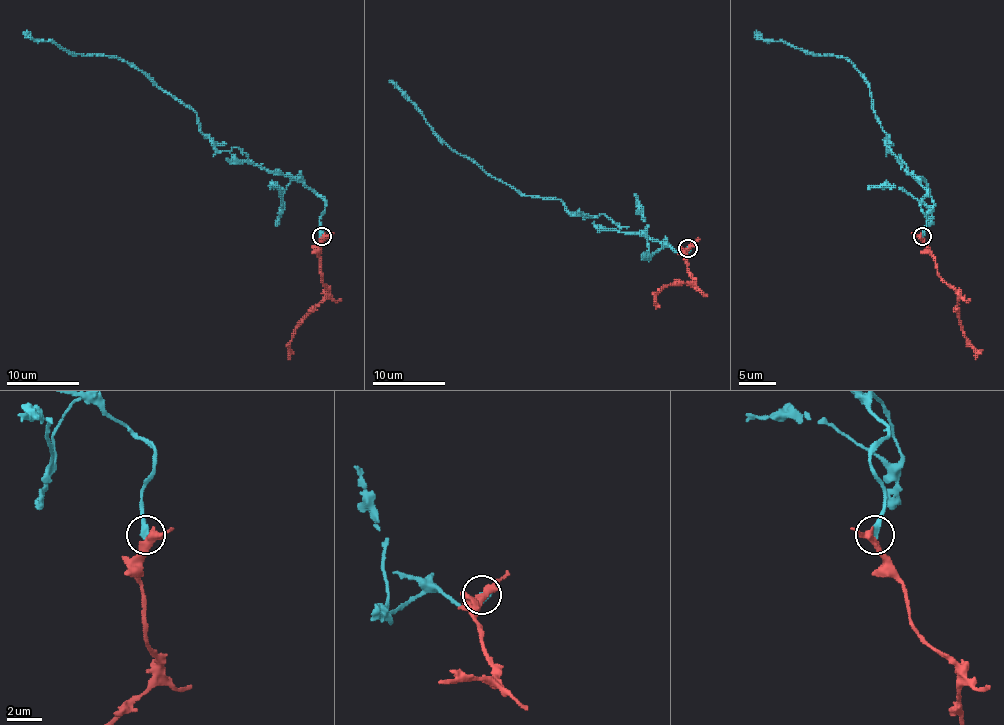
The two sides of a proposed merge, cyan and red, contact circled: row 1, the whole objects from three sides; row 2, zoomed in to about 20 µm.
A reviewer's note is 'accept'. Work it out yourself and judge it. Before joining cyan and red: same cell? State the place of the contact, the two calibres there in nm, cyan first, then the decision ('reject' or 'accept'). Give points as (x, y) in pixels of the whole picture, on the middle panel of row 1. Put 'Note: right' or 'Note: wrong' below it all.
place (687, 248); calibres 340 and 360 nm; accept
Note: right

